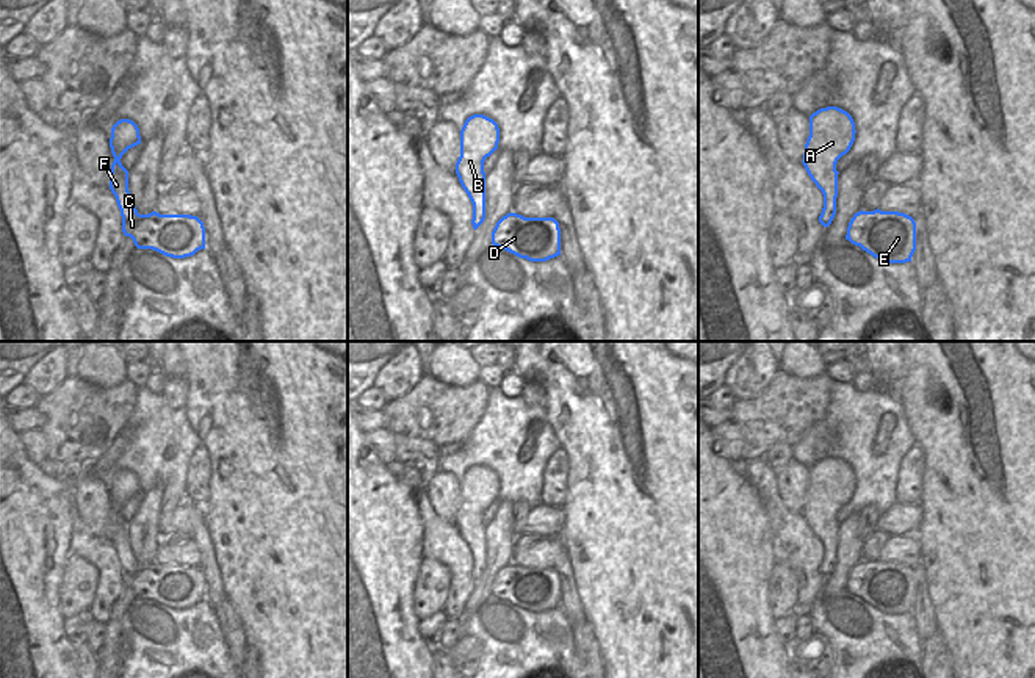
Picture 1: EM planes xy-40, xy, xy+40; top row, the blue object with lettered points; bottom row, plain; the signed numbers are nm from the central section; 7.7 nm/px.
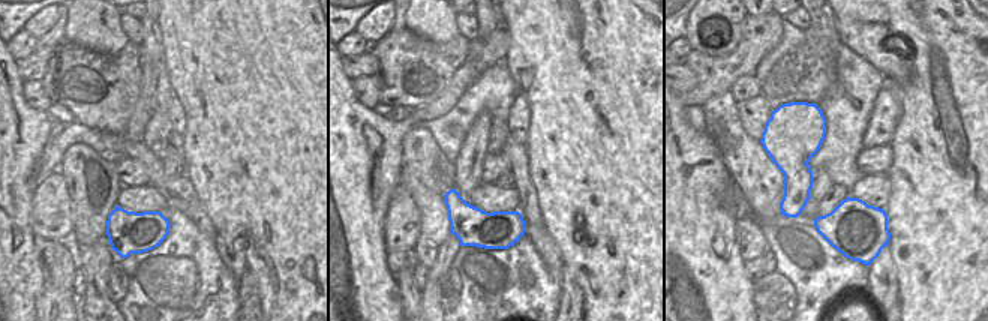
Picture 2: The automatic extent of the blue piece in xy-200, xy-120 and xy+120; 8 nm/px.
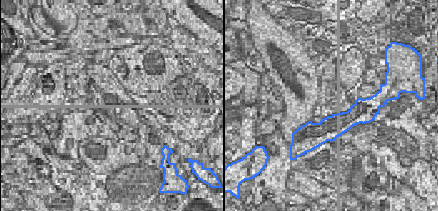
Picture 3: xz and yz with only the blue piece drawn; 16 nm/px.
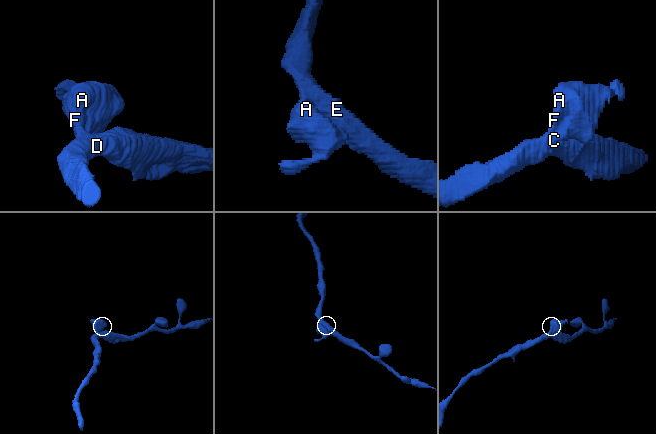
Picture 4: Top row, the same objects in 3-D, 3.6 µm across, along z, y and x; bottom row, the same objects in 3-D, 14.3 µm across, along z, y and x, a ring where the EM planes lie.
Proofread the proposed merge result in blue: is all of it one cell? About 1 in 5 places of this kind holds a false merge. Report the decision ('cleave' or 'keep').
keep

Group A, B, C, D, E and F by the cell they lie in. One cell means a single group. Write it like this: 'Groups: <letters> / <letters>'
Groups: A B C D E F.

